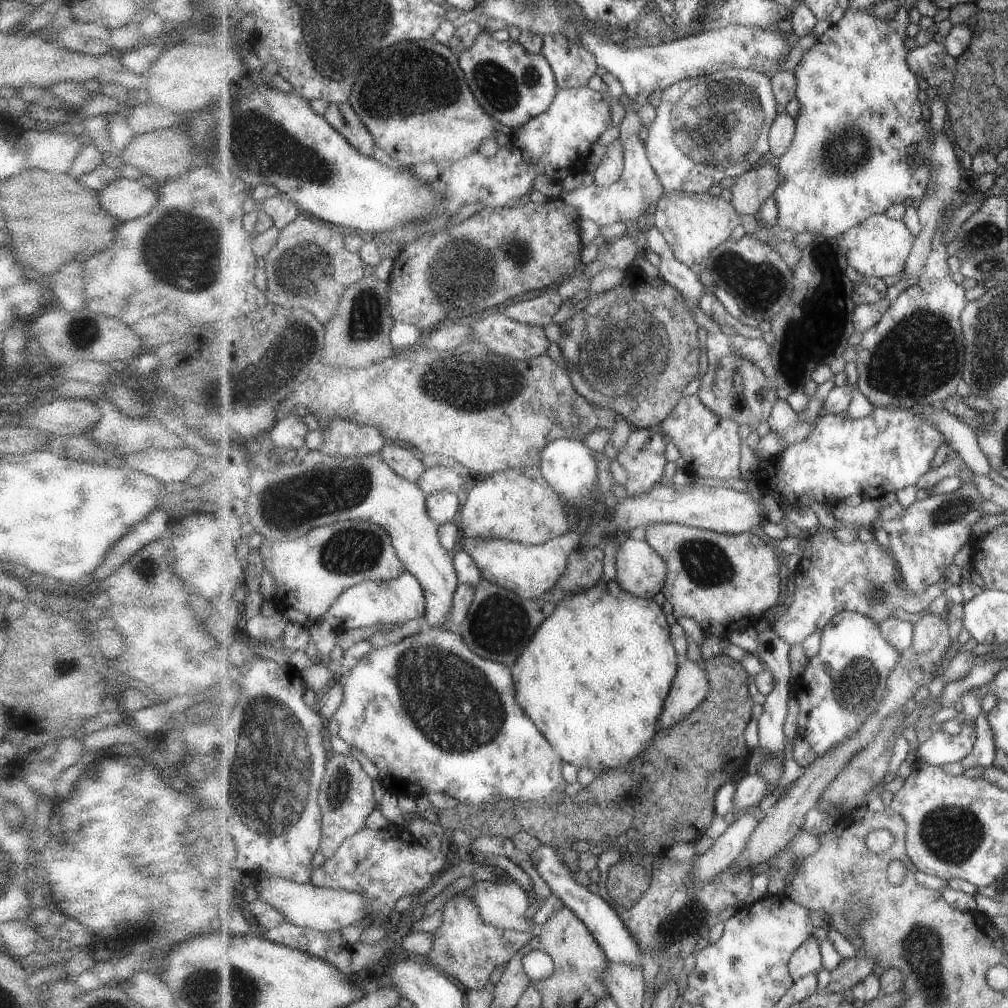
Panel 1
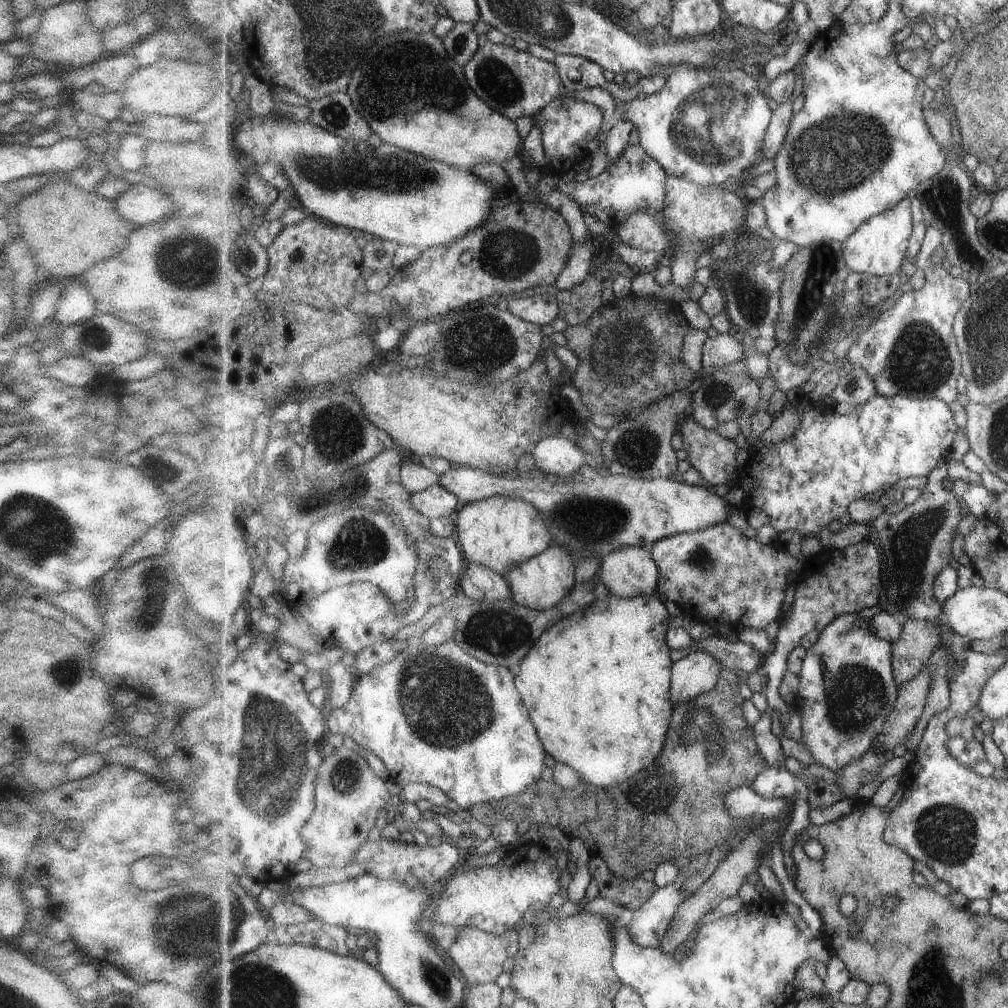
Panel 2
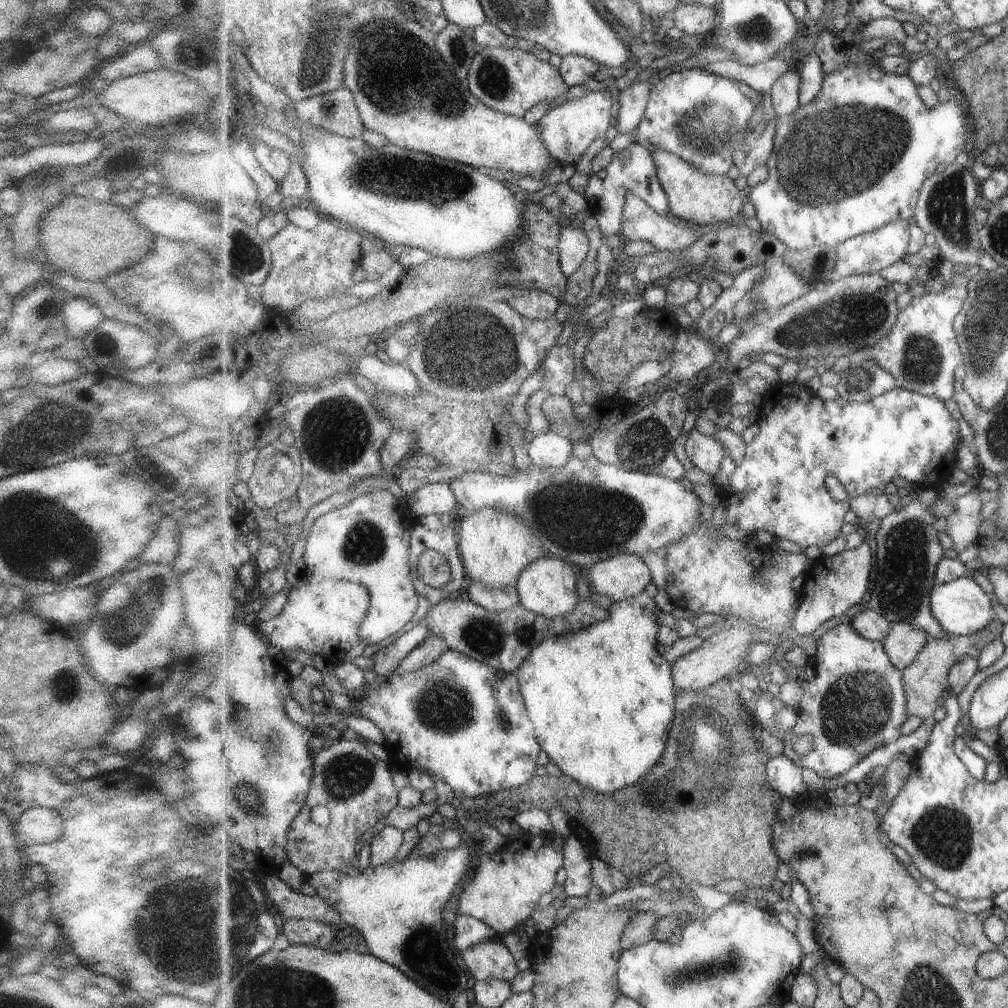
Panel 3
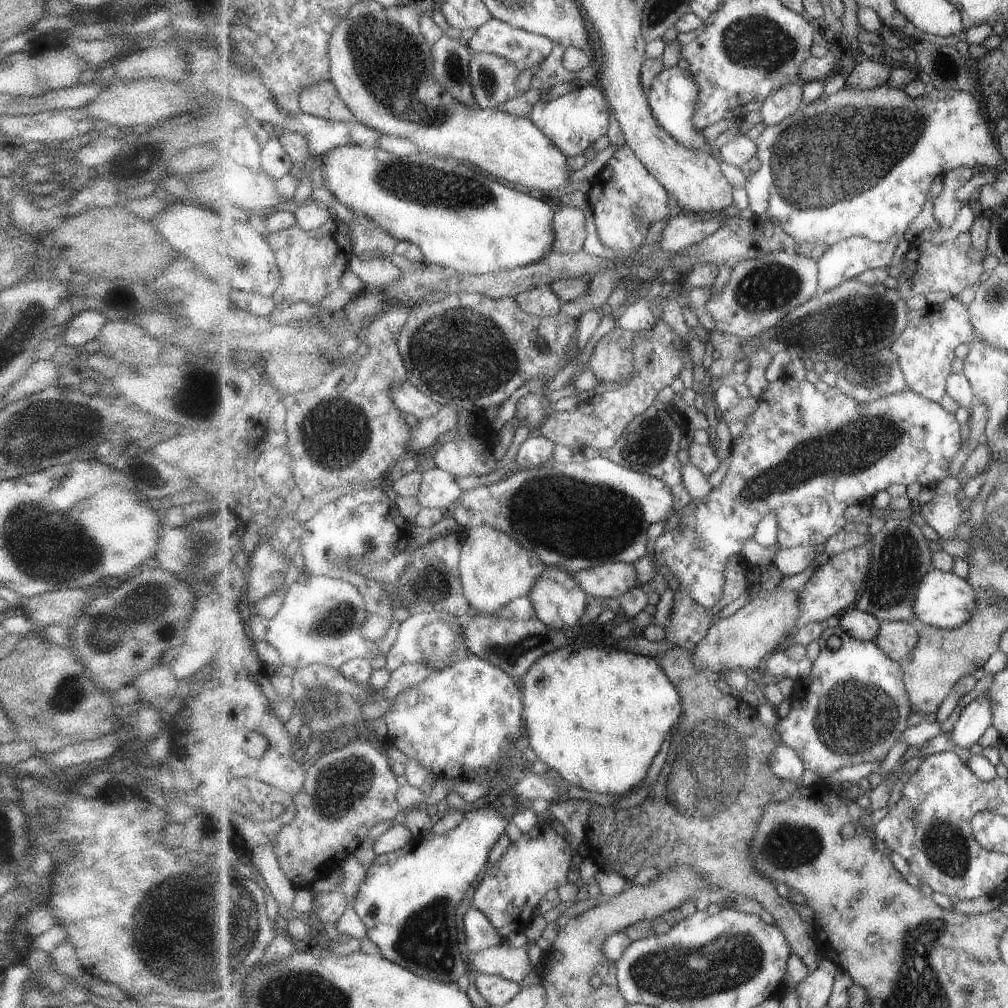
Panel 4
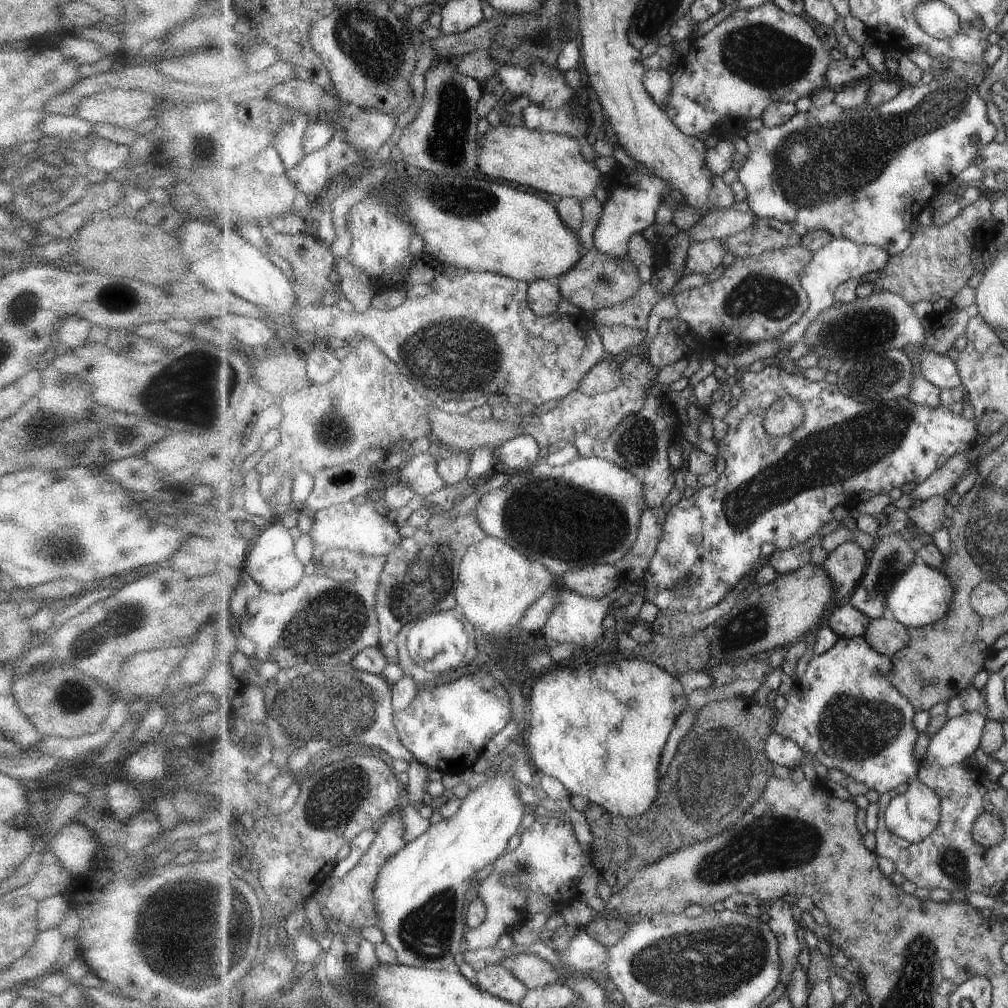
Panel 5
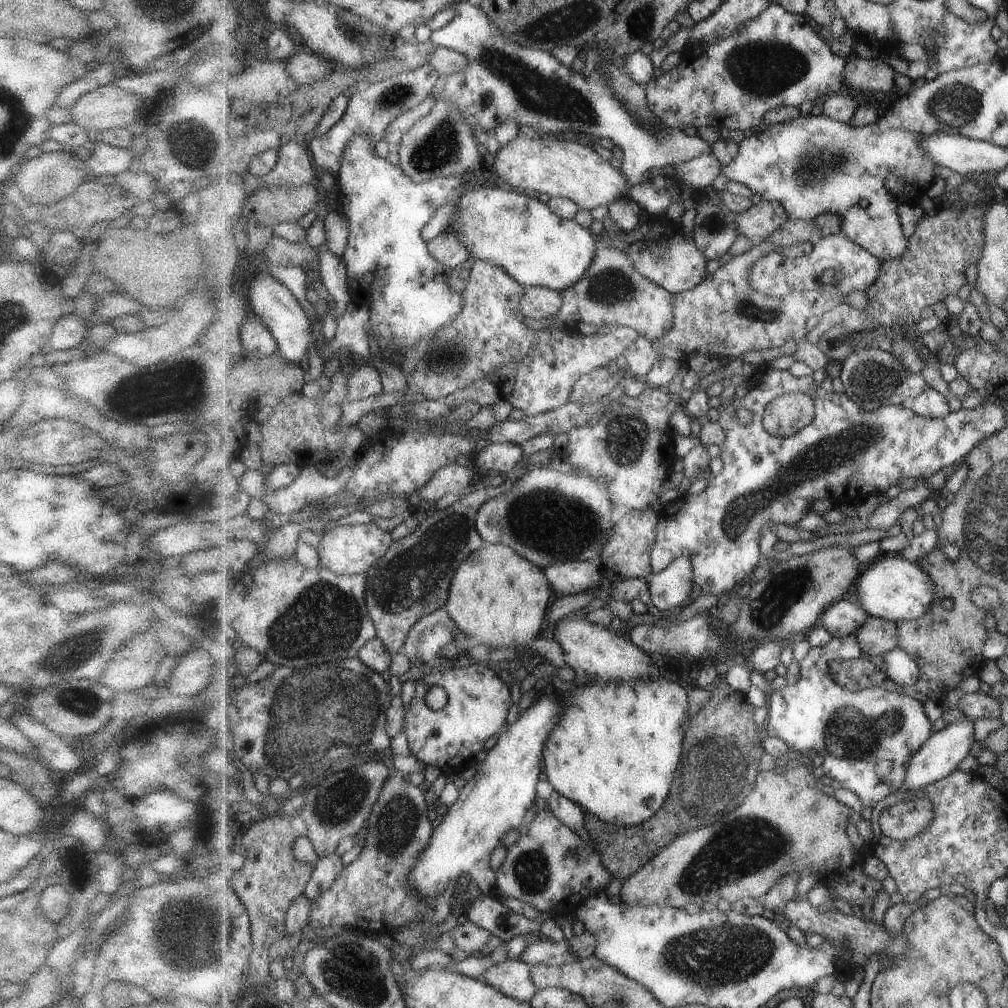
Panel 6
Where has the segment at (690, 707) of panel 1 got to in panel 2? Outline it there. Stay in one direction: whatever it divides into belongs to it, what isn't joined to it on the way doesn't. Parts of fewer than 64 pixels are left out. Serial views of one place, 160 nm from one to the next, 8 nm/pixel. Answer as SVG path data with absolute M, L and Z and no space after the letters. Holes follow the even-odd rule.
M695 651L672 666L672 690L674 706L711 692L720 679L724 666L706 651Z

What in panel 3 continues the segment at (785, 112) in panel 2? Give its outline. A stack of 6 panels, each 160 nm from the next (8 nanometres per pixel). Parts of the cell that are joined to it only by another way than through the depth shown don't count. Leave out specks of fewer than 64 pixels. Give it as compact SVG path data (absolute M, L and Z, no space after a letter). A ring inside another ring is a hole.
M775 115L767 124L765 124L766 127L758 136L756 146L746 150L745 158L739 168L739 174L743 177L747 178L748 174L751 174L755 168L766 165L769 162L775 148L778 118L779 117Z

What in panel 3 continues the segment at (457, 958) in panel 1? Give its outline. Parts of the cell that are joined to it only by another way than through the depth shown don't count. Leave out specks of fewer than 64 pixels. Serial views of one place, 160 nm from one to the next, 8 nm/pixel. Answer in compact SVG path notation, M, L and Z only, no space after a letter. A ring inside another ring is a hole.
M498 937L466 948L462 956L478 981L493 978L511 982L517 976L517 960Z

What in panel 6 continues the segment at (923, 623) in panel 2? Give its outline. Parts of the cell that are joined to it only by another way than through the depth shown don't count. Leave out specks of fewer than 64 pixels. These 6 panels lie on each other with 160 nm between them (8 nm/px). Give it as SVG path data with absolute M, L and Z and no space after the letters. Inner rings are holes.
M871 617L863 627L856 632L858 643L866 652L879 656L891 652L900 646L898 623L881 617Z

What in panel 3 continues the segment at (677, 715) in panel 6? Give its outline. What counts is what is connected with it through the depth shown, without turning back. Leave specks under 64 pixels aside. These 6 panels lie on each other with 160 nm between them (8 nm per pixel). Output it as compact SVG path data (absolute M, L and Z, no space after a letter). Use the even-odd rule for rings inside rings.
M644 591L628 599L614 601L609 608L609 616L604 621L582 627L575 632L567 633L551 639L545 639L528 659L520 666L517 675L520 678L520 691L525 697L529 716L535 724L536 738L540 741L542 750L564 772L577 782L578 788L587 787L598 793L609 794L634 785L642 776L647 775L661 759L664 758L668 746L673 721L676 718L676 682L672 673L673 664L667 662L657 652L658 632L661 625L657 624L657 613L661 612L655 603L655 598Z

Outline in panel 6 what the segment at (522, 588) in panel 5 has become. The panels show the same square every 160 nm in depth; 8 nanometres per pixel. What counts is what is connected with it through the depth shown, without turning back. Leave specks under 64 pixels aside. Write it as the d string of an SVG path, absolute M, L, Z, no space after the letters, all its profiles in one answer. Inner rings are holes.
M485 541L484 545L473 551L455 571L444 608L451 615L453 628L461 630L473 644L487 645L492 649L524 645L537 638L543 628L553 596L551 587L544 570L522 557L516 549L503 543Z

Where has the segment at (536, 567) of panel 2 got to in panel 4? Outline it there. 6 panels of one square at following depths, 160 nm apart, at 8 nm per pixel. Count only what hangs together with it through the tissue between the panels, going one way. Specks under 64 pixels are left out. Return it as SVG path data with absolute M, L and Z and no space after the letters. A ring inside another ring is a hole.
M547 566L547 570L536 582L536 586L529 596L536 610L536 617L541 622L555 630L576 635L577 628L580 626L579 620L587 608L587 593L584 588L581 588L572 573L559 567Z

